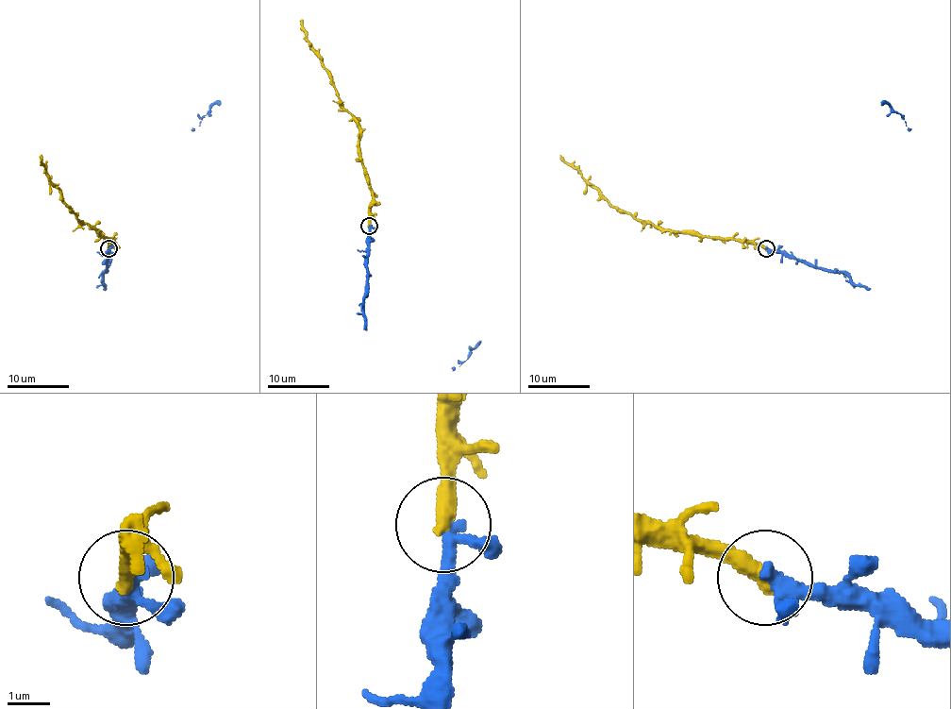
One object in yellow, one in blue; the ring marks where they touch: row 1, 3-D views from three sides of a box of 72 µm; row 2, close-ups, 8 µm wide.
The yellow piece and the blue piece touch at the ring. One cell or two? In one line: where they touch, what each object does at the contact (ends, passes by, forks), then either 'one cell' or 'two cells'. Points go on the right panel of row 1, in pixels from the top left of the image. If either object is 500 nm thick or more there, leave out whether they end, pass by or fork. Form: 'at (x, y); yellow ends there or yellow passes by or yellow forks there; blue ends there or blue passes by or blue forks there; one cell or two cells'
at (766, 248); yellow ends there; blue passes by; one cell

